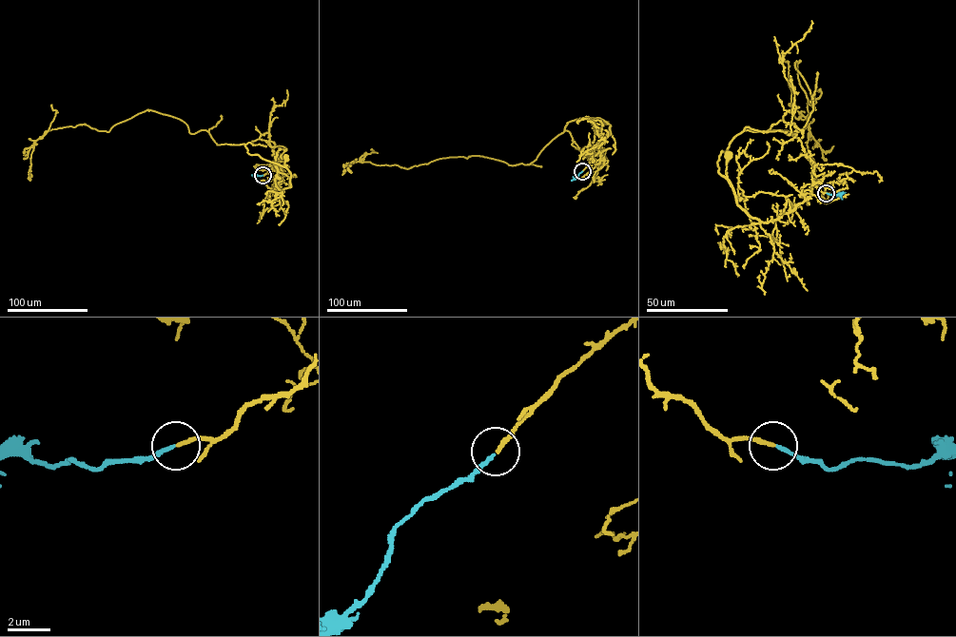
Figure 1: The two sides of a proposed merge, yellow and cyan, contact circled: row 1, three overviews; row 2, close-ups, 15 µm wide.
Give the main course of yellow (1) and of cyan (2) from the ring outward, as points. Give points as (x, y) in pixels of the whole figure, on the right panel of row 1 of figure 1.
1: (826, 193), (815, 185), (819, 180), (823, 179), (802, 202), (763, 222), (738, 204), (726, 173), (728, 153)
2: (827, 193), (839, 194), (835, 195), (838, 196)

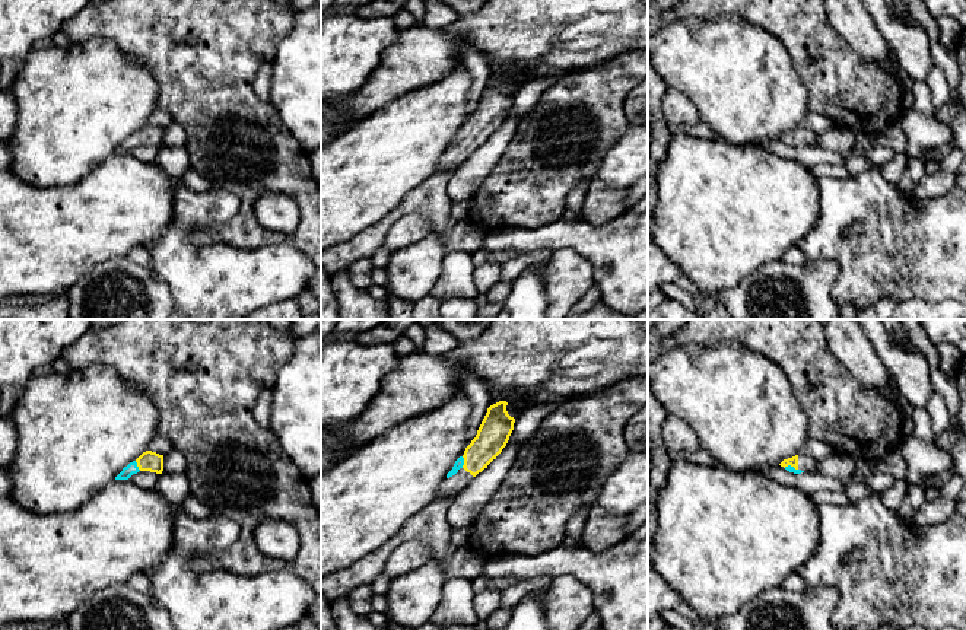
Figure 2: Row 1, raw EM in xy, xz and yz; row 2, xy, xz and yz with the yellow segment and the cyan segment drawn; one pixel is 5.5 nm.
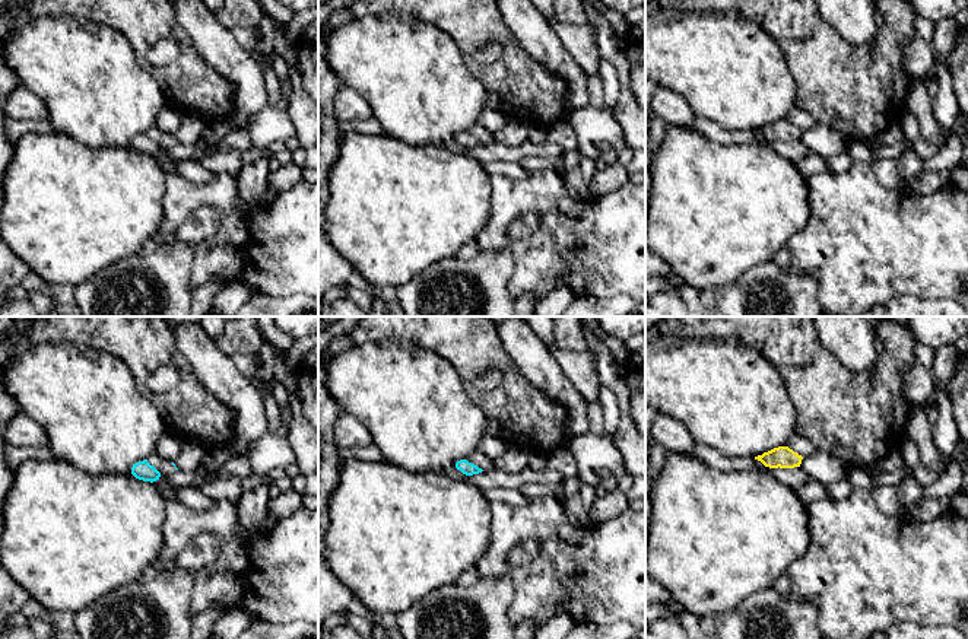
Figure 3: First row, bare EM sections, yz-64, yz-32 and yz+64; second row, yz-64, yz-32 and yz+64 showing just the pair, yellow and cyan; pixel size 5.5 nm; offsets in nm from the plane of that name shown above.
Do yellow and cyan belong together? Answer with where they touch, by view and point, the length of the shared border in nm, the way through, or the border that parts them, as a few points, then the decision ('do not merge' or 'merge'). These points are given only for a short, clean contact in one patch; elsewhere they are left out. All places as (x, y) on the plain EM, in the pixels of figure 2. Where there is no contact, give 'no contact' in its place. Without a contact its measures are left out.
contact xz (464, 136); length 60 nm; way xz (493, 107), (464, 136), (458, 137); merge

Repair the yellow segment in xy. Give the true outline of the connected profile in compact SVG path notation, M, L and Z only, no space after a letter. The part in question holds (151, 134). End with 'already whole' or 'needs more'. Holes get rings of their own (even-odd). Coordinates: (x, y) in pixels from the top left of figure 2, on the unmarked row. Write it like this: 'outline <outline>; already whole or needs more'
outline M152 124L143 125L136 134L124 140L123 144L115 150L115 153L128 153L133 147L137 147L139 144L162 147L163 128Z; needs more

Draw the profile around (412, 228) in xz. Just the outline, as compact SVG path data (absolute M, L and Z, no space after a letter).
M425 213L404 214L390 228L384 246L394 252L422 241L430 232L433 232L432 225Z

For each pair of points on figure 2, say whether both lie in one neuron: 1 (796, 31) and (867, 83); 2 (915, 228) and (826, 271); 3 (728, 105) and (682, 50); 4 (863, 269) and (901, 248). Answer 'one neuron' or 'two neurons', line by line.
1: one neuron
2: two neurons
3: one neuron
4: one neuron

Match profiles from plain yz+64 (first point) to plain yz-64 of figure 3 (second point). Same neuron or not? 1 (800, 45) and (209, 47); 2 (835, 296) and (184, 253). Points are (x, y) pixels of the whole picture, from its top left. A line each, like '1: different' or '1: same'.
1: different
2: different

